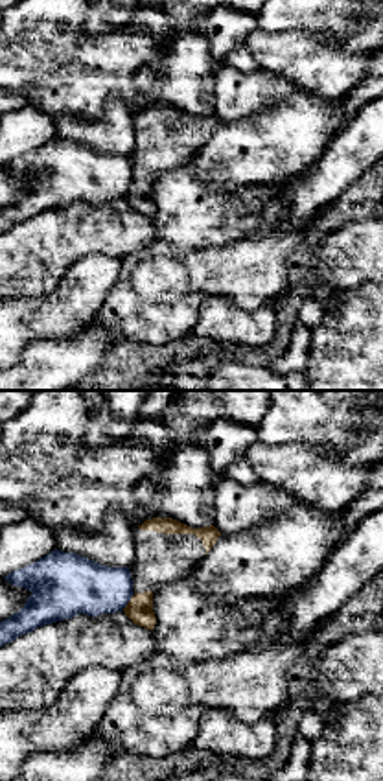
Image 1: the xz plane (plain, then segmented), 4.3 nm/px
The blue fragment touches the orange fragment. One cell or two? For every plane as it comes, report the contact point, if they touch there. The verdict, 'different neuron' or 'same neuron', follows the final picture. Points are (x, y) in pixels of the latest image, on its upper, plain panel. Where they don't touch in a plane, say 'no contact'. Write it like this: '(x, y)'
(129, 186)

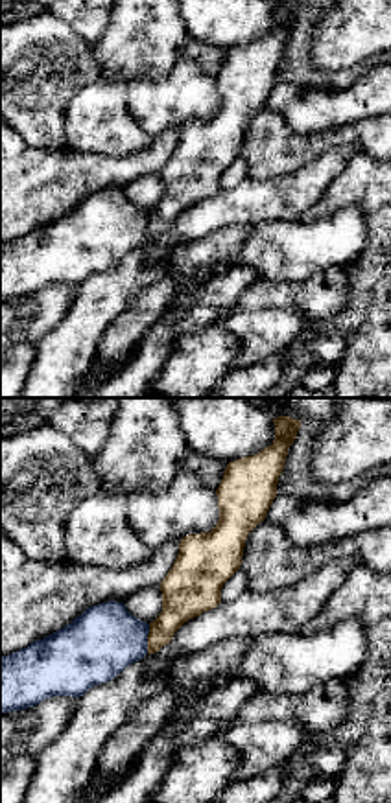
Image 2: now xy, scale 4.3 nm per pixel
(146, 227)

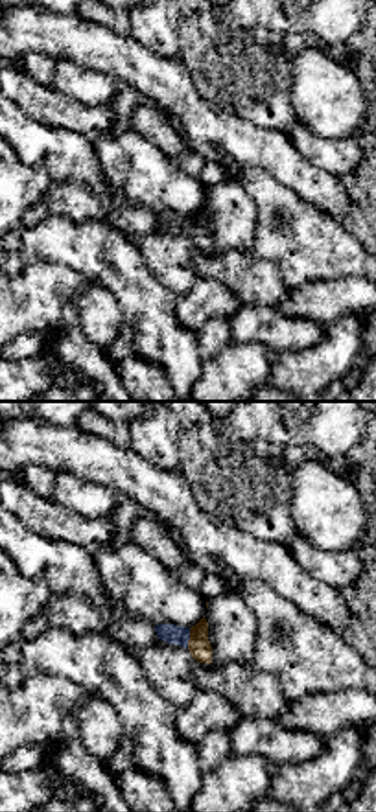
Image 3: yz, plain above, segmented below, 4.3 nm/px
(188, 225)

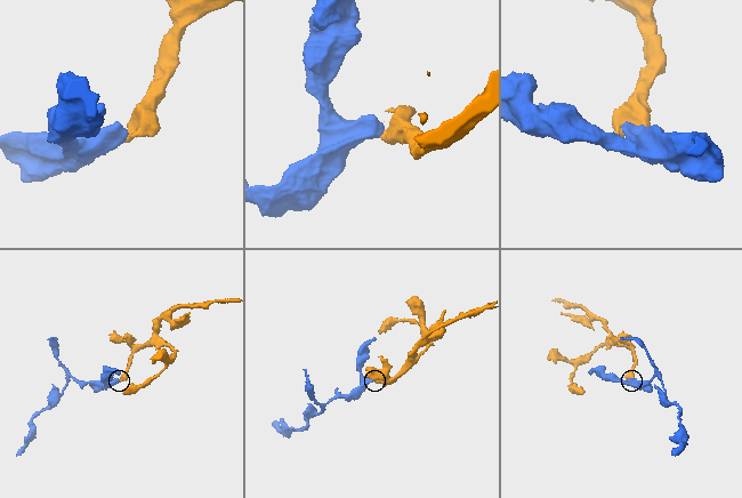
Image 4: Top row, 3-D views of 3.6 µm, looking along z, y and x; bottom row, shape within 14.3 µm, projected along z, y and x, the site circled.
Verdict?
different neuron

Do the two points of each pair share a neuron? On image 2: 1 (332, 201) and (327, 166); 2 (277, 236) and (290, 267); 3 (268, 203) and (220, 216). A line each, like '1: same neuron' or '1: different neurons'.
1: different neurons
2: same neuron
3: same neuron

